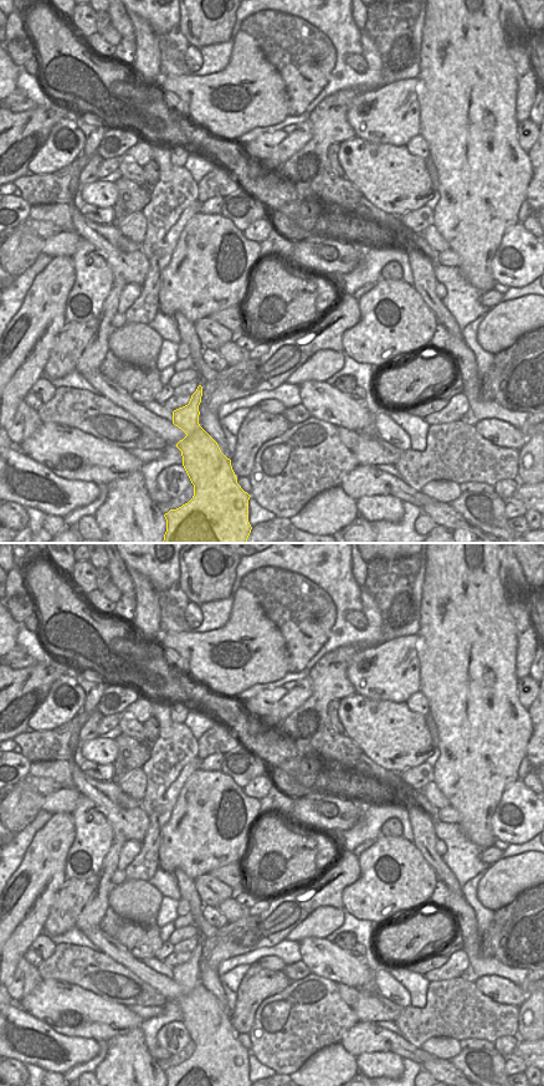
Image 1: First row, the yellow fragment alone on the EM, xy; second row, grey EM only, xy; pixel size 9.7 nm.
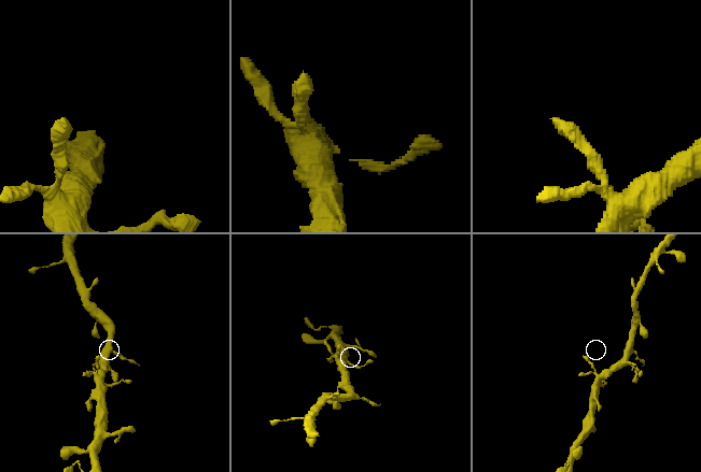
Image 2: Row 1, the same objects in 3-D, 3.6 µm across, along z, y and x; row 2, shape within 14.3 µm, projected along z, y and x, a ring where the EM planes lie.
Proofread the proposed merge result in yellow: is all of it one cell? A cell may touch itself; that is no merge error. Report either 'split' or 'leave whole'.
leave whole

